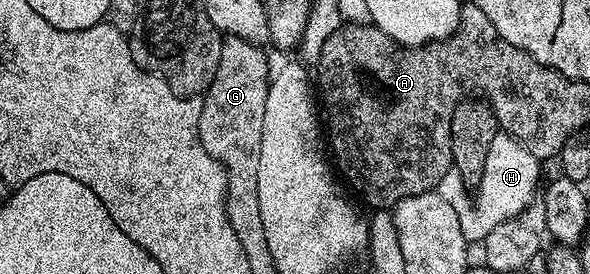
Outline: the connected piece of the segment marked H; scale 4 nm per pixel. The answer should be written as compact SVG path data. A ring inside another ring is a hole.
M498 134L487 150L487 162L483 166L483 178L475 185L477 197L473 204L465 200L459 204L461 229L466 241L481 242L493 227L517 216L538 195L537 179L541 176L542 161L534 158L513 136Z

